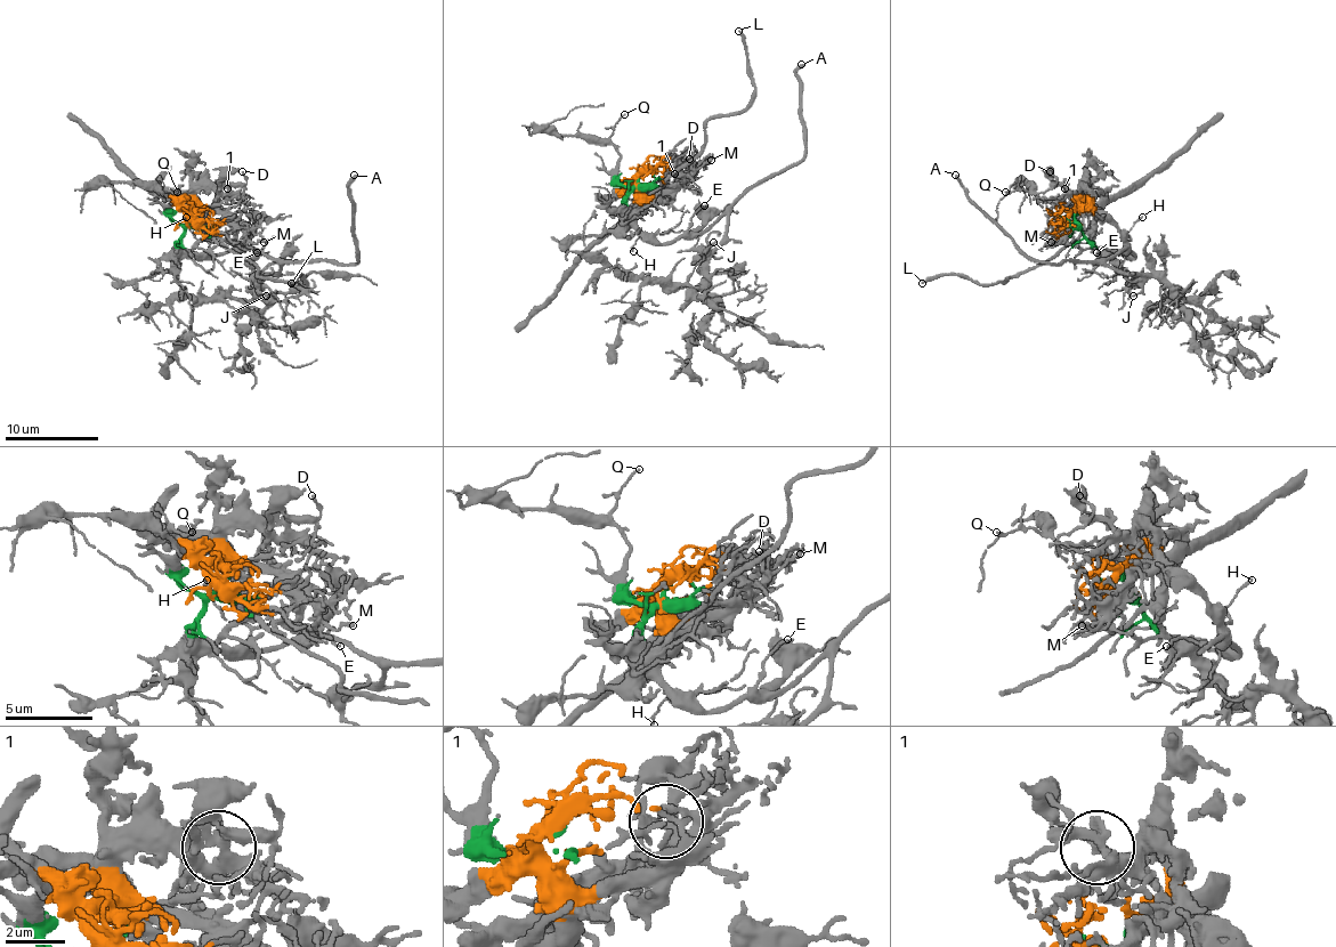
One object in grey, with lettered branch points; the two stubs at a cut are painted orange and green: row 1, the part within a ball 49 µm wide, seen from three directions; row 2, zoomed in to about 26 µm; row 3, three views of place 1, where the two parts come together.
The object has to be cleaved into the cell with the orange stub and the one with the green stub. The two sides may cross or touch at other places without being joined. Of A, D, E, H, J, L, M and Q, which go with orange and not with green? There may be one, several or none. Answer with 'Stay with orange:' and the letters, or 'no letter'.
Stay with orange: D, L, M

